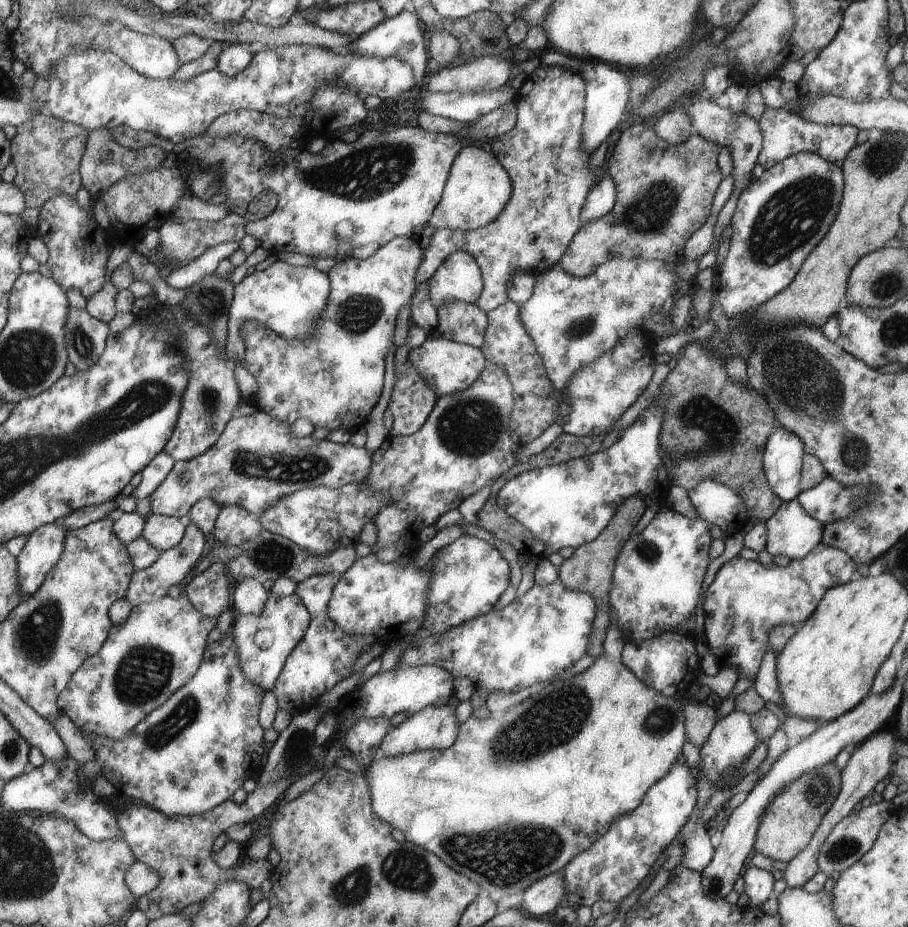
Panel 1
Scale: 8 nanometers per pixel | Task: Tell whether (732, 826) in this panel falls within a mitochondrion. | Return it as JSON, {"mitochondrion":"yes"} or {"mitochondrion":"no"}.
{"mitochondrion":"no"}

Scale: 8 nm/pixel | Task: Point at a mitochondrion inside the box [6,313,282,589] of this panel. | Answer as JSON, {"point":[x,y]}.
{"point":[209,397]}

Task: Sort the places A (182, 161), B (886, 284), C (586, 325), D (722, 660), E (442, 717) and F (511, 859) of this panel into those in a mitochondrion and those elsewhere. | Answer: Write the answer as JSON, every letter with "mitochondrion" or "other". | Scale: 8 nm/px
{"A":"other","B":"mitochondrion","C":"mitochondrion","D":"other","E":"other","F":"mitochondrion"}

